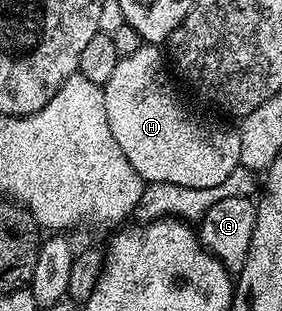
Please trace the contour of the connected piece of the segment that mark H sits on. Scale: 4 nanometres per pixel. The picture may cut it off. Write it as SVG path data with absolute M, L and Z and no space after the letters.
M144 43L133 54L119 58L114 73L102 88L106 99L106 119L122 155L145 182L177 184L178 187L215 187L241 166L240 135L235 128L223 129L203 121L188 110L176 85L164 74L166 57L161 46Z

